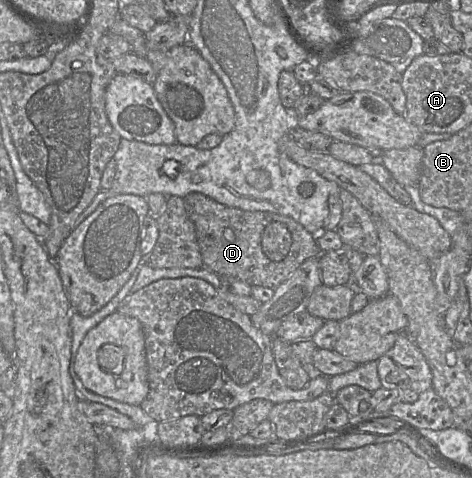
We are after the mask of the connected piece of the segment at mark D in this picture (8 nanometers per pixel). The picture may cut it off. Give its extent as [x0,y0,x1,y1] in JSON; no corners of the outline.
[183,192,323,289]

